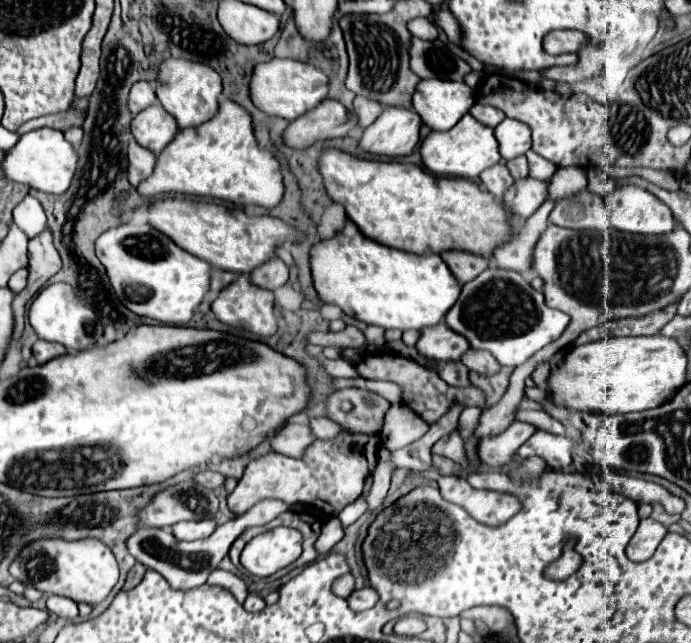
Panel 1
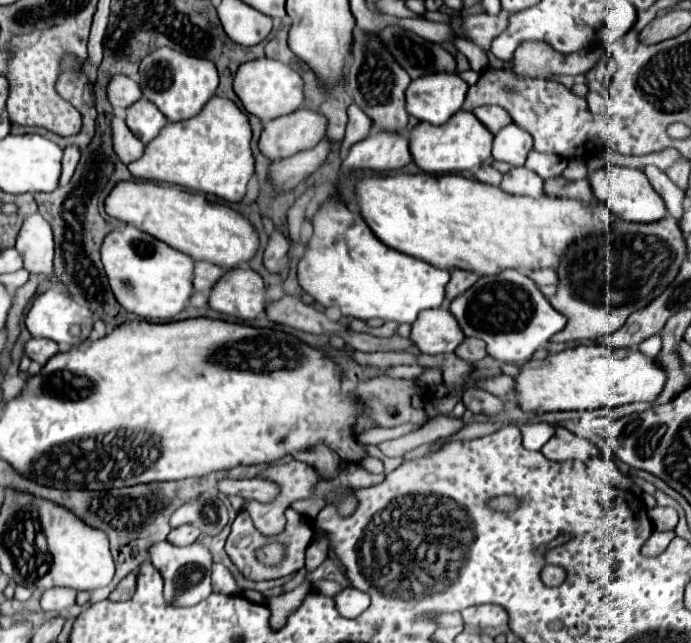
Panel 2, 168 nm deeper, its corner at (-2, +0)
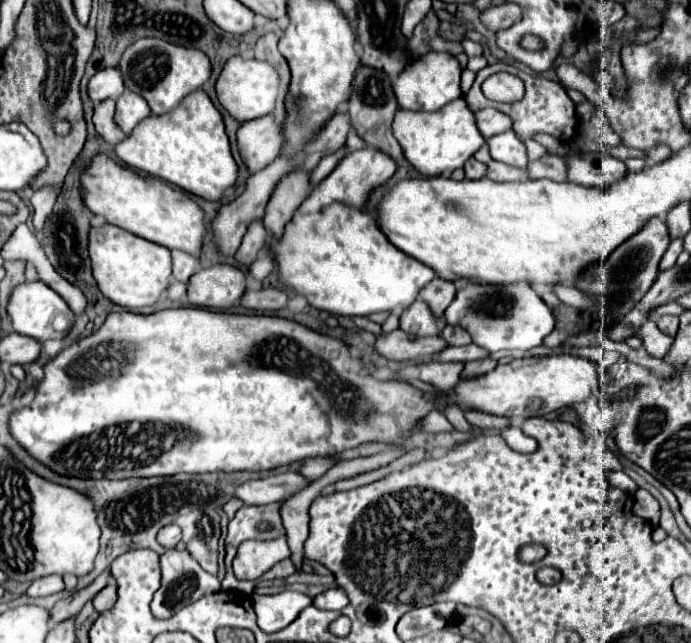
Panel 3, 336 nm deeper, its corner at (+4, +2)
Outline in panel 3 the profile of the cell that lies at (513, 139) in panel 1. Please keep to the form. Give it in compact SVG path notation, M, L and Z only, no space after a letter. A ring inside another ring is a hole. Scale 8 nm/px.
M512 130L496 134L496 136L488 138L486 142L488 142L488 148L490 148L492 160L504 162L504 164L516 166L516 168L526 168L526 164L528 164L526 146Z

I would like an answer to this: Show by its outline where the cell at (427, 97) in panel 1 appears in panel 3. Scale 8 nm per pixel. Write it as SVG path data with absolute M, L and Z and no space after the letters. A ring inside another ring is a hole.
M430 52L416 60L416 64L410 64L394 82L394 92L398 106L404 110L416 110L416 112L436 112L444 104L452 102L462 95L460 87L462 69L458 60L444 52Z

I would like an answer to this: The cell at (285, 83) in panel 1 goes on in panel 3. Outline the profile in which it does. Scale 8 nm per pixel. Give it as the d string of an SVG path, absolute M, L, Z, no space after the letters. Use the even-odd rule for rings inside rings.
M232 56L224 64L222 74L216 80L216 92L218 92L220 104L230 112L230 116L236 118L238 122L246 122L246 120L266 116L274 110L276 96L278 96L278 84L280 84L280 76L270 64L260 62L256 58L248 60L242 56Z

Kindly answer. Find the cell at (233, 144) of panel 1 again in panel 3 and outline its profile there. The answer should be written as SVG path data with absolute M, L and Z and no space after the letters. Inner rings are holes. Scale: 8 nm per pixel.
M204 90L192 92L192 96L188 96L176 112L168 112L168 116L148 116L148 120L142 120L114 150L128 166L176 184L204 200L220 200L224 190L232 188L238 180L238 164L232 158L222 114Z

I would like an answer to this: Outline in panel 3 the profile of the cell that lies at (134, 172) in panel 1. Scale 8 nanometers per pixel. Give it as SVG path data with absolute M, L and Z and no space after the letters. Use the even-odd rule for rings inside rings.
M104 100L104 104L94 106L94 118L92 118L96 132L112 146L116 146L118 142L122 142L126 138L126 134L114 122L114 110L116 110L116 102Z

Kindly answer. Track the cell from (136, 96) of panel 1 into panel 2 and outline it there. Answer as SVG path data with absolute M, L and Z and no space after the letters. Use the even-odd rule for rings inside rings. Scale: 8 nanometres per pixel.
M114 74L114 78L108 80L106 94L108 94L108 102L114 108L128 108L142 96L138 82L134 82L128 76L122 76L122 74Z

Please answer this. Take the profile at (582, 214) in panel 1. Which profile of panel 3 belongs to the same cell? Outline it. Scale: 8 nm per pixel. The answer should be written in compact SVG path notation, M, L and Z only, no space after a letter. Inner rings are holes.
M546 154L542 160L530 162L528 174L530 174L532 180L548 178L548 180L554 180L554 182L568 182L566 162L564 162L564 158L554 156L554 154Z

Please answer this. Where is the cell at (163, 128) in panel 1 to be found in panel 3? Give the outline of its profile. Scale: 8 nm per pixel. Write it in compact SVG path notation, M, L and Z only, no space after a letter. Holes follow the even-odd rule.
M126 90L124 96L120 96L116 100L116 124L126 132L130 134L144 118L148 118L152 112L146 104L146 100L136 94L136 92L130 92Z

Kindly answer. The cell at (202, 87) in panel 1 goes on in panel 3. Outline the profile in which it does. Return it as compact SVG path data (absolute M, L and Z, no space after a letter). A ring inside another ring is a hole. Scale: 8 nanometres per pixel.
M140 38L136 44L128 46L118 70L124 76L126 88L140 94L148 102L152 114L172 112L188 94L202 88L210 78L210 62L204 52L176 46L160 38Z

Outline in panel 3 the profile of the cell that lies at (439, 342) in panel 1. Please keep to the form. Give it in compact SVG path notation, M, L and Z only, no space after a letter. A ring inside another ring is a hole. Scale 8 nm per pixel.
M416 300L412 308L406 308L400 316L400 328L412 336L438 336L440 334L440 318L430 310L430 306L422 300Z

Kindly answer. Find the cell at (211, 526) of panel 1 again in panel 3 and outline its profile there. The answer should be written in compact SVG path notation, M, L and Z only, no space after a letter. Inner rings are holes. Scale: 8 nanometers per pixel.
M168 524L158 532L158 540L164 548L174 548L180 542L180 538L182 538L182 532L176 524Z

